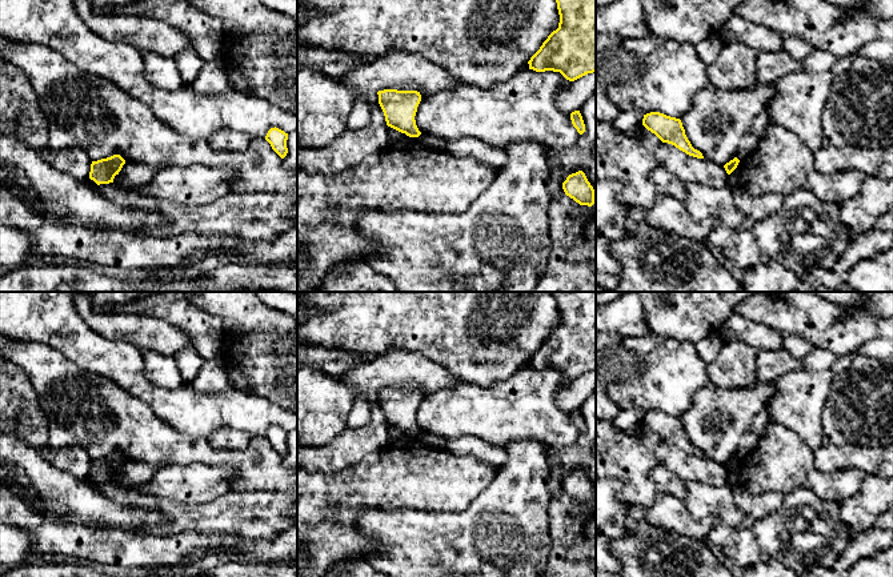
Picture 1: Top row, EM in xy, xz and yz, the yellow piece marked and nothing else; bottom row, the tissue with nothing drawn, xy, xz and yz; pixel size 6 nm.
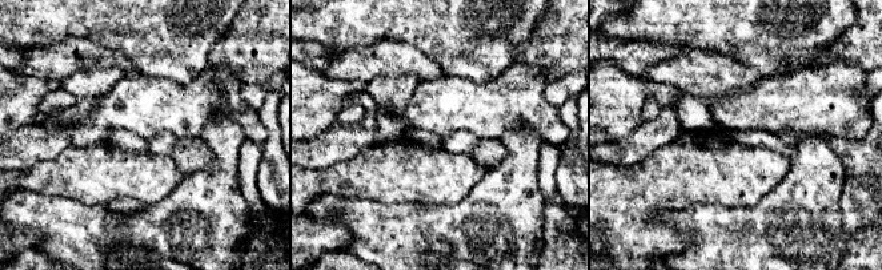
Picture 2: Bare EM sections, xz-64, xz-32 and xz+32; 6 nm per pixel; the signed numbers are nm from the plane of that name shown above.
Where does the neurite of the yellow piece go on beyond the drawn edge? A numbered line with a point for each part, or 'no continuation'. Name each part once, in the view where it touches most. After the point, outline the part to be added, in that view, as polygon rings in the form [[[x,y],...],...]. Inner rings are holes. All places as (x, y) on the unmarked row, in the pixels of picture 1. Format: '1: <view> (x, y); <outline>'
no continuation

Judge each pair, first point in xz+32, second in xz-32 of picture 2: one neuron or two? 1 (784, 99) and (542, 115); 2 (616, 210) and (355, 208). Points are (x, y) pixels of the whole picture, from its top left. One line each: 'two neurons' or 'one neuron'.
1: one neuron
2: two neurons

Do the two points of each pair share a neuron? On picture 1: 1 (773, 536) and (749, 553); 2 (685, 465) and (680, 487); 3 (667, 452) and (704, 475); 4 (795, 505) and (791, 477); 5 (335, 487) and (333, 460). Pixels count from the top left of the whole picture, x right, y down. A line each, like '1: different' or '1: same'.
1: different
2: different
3: same
4: different
5: different

